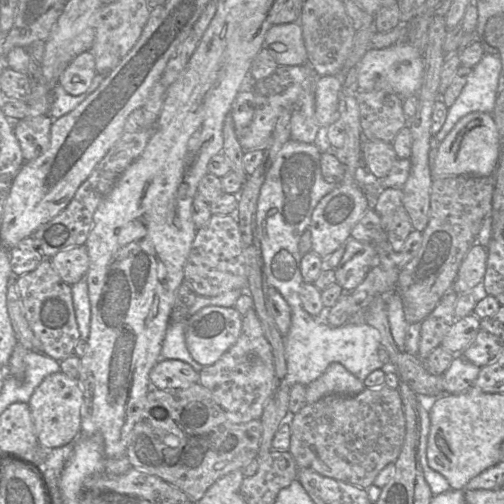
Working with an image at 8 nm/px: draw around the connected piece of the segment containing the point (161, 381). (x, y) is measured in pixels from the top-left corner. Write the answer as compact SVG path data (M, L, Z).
M160 359L149 374L151 387L165 390L188 388L200 381L200 374L179 359Z

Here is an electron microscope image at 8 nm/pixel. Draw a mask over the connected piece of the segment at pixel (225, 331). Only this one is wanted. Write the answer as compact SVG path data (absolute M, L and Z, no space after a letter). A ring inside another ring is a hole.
M208 306L188 319L185 341L193 359L202 366L213 365L237 341L242 329L242 315L234 307Z

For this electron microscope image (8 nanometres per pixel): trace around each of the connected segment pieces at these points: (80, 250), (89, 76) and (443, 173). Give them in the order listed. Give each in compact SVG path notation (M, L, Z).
M86 245L63 250L50 260L54 270L70 286L86 277L90 263Z
M85 51L68 64L58 83L68 94L79 96L89 88L96 73L95 58L91 51Z
M483 112L467 114L454 125L440 143L435 145L436 157L431 168L433 179L460 175L494 177L499 158L499 134L491 114Z

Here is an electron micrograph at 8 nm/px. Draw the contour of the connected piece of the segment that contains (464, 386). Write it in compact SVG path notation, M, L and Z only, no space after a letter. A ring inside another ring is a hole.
M461 354L455 355L449 368L443 374L445 393L458 394L475 386L480 369Z

